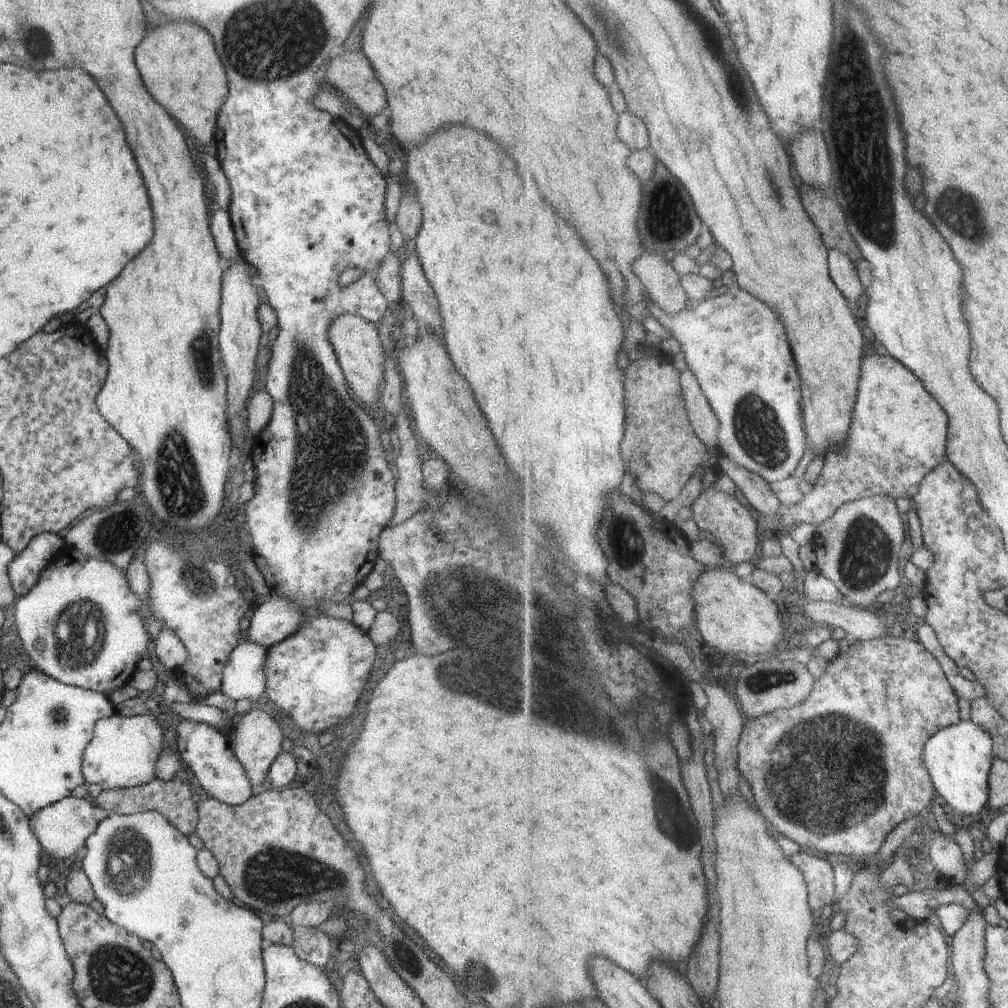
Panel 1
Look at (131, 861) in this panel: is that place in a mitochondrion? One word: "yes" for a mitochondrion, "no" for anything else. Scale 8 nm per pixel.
yes

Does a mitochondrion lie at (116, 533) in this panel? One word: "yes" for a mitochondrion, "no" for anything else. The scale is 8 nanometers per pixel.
yes

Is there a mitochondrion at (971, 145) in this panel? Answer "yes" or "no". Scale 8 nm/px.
no

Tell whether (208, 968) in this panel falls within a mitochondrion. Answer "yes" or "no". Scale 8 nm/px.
no

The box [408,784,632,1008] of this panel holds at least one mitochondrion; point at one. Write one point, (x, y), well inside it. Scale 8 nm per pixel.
(469, 974)

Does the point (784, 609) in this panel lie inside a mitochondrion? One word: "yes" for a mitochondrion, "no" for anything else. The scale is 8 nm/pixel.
no

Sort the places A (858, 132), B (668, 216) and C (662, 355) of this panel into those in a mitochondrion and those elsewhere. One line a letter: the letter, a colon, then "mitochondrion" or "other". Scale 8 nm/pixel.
A: mitochondrion
B: mitochondrion
C: other

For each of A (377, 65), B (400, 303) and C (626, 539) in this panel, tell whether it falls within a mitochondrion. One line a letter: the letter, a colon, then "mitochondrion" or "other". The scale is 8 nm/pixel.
A: other
B: other
C: mitochondrion

